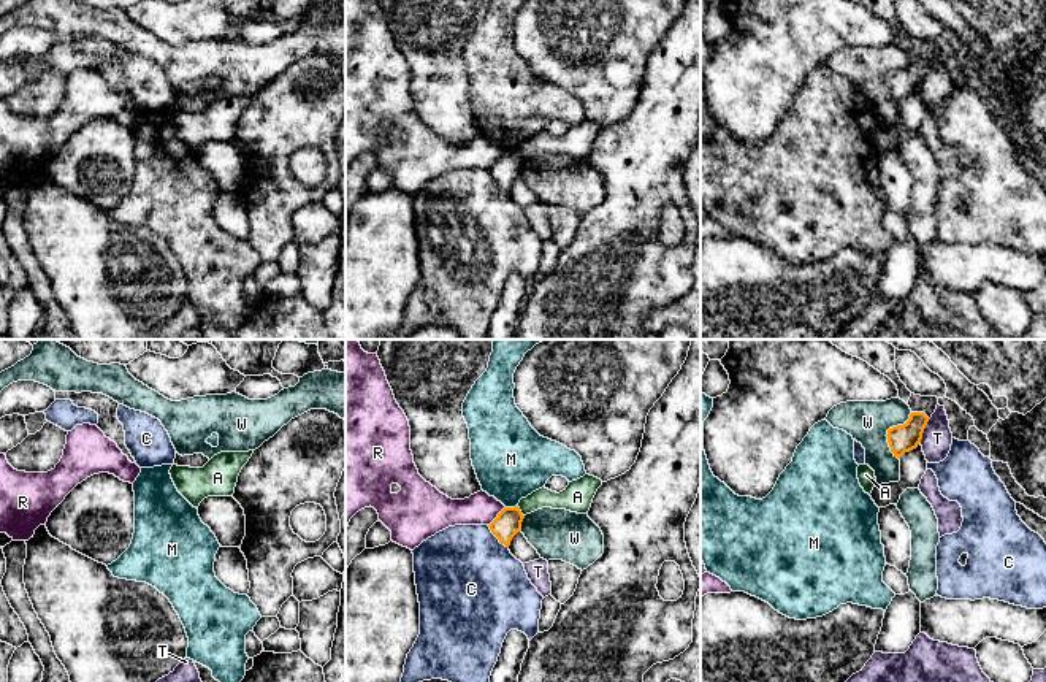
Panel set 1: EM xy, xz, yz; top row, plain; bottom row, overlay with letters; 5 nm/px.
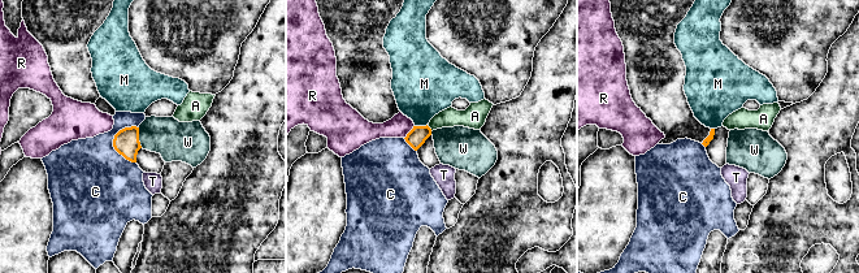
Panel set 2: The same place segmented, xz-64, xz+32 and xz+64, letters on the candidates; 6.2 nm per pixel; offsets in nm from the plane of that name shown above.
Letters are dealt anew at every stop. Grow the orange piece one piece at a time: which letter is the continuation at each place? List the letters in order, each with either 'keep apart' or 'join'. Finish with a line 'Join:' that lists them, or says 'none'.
A: keep apart
C: keep apart
M: keep apart
R: keep apart
T: keep apart
W: keep apart
Join: none

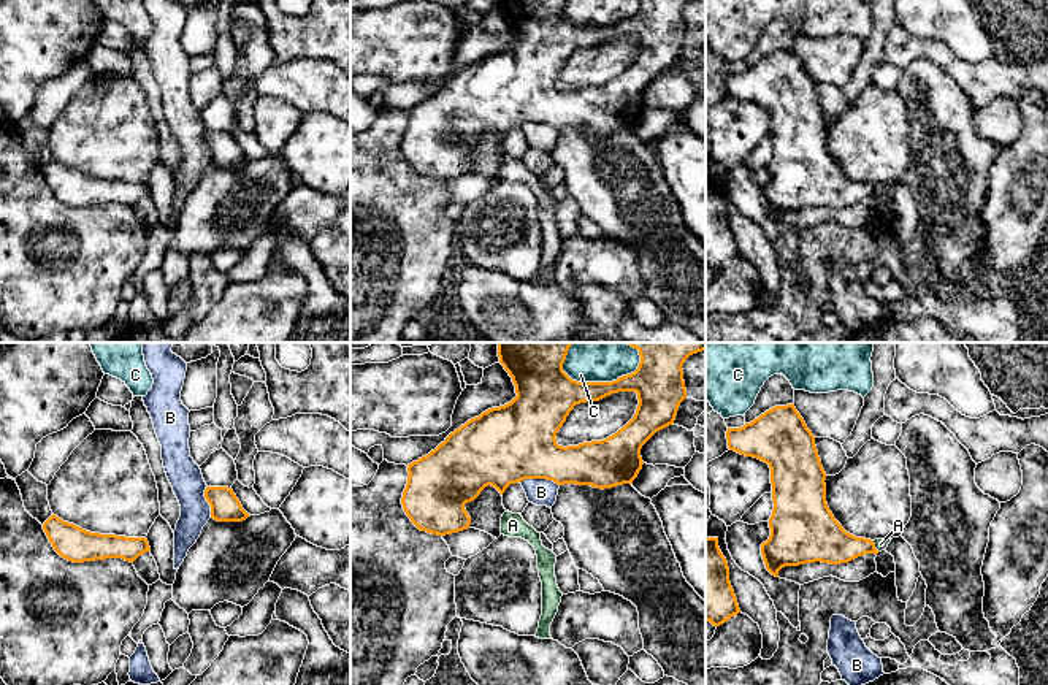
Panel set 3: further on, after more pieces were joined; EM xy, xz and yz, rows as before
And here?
A: keep apart
B: keep apart
C: keep apart
Join: none

